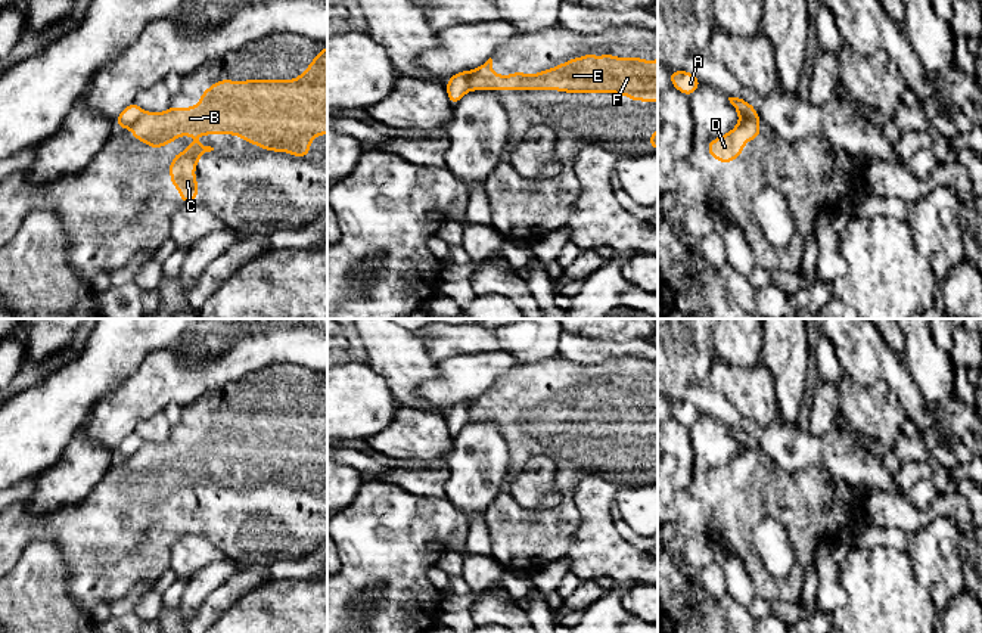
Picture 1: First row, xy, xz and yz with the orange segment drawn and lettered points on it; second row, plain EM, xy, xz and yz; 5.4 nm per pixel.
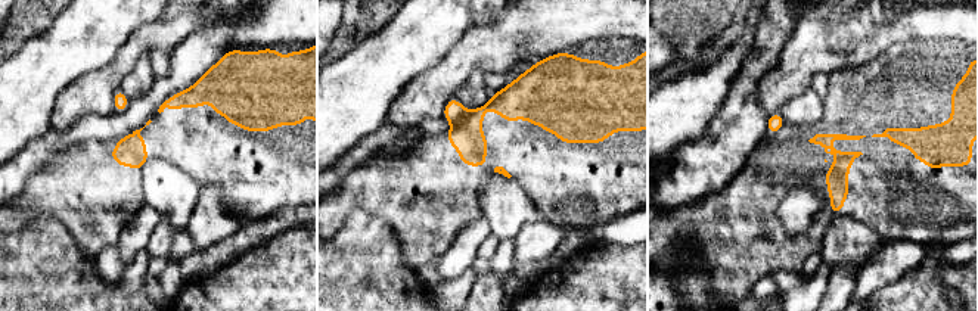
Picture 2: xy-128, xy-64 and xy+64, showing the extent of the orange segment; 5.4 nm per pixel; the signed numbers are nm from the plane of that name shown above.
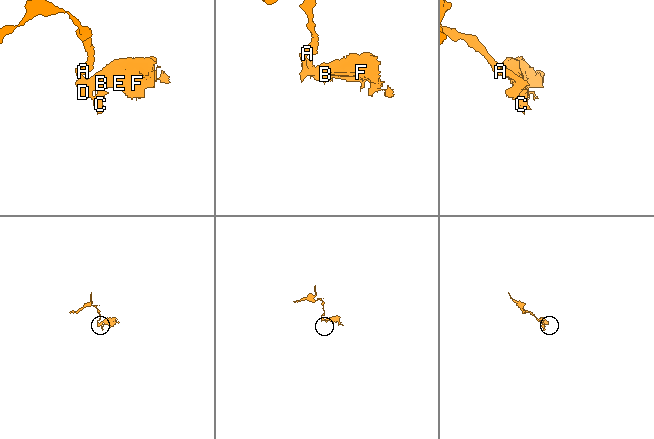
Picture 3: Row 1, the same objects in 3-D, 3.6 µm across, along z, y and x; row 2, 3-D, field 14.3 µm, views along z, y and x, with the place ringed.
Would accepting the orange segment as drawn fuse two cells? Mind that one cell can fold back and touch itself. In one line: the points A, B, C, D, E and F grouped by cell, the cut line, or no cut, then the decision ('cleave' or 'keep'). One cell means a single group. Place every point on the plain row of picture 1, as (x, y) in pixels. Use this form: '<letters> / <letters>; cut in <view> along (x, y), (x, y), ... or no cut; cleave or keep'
A / B C D E F; cut in xz along (468, 402), (468, 416), (471, 419); cleave

